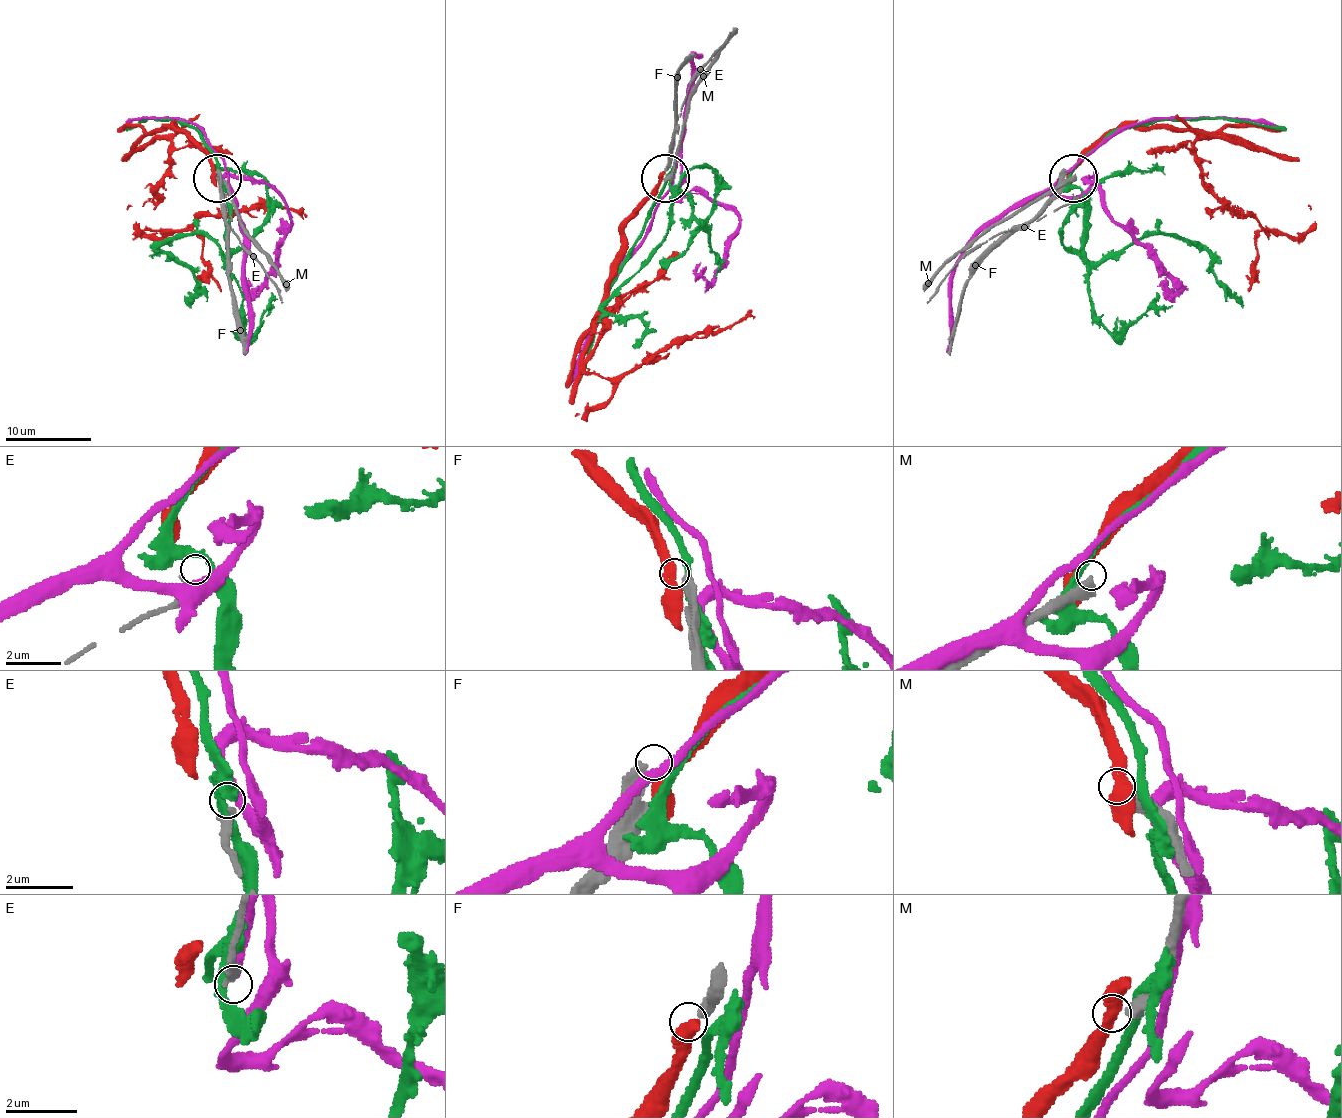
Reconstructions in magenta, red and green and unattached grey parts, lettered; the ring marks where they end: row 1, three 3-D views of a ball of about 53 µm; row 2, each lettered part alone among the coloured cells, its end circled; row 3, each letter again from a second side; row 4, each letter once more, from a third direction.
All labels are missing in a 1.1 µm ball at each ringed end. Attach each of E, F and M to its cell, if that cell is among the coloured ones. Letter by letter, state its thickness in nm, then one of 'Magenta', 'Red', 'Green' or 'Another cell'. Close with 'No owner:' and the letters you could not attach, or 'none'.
E: Thickness 280 nm. Another cell
F: Thickness 400 nm. Another cell
M: Thickness 420 nm. Another cell
No owner: E, F, M

